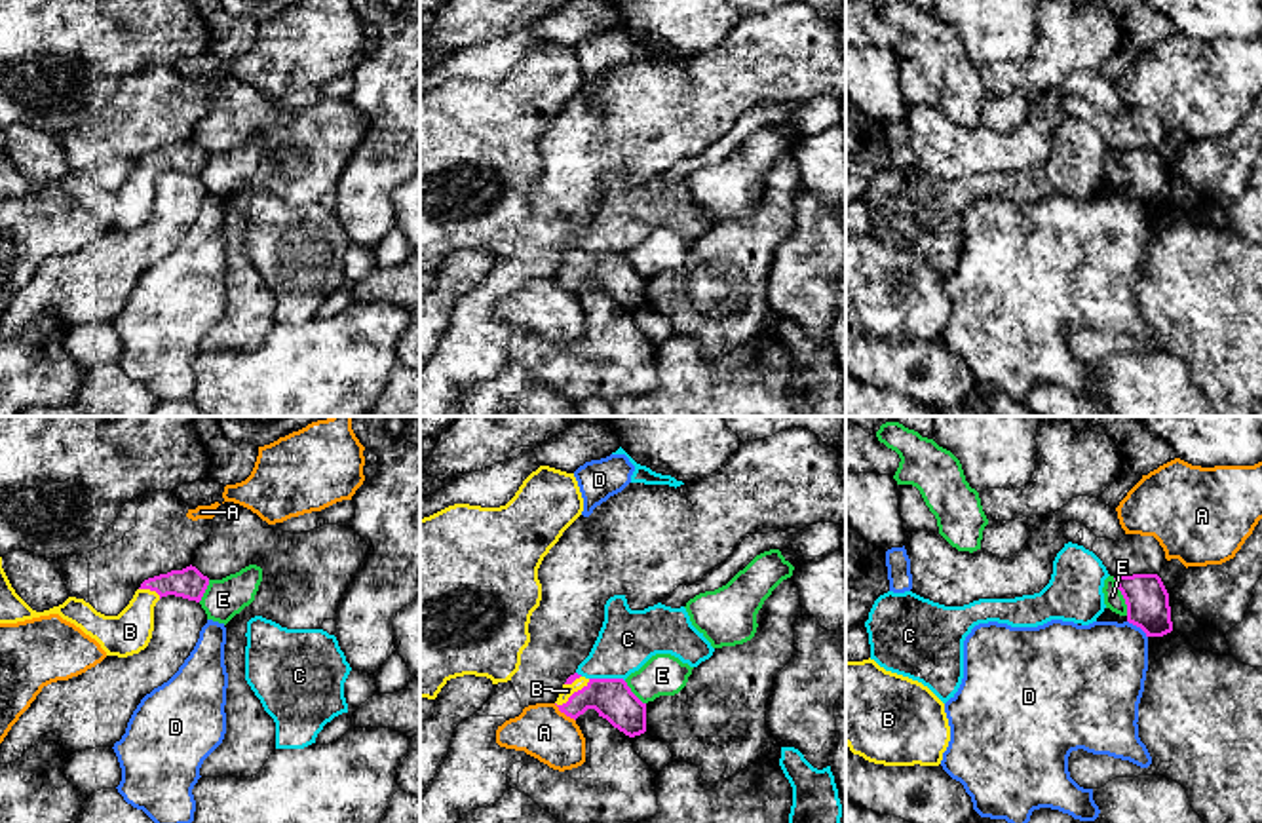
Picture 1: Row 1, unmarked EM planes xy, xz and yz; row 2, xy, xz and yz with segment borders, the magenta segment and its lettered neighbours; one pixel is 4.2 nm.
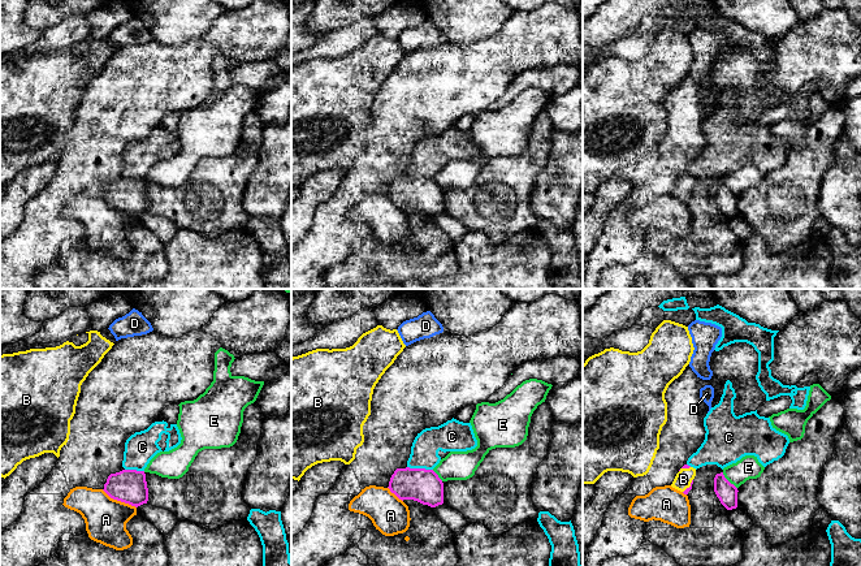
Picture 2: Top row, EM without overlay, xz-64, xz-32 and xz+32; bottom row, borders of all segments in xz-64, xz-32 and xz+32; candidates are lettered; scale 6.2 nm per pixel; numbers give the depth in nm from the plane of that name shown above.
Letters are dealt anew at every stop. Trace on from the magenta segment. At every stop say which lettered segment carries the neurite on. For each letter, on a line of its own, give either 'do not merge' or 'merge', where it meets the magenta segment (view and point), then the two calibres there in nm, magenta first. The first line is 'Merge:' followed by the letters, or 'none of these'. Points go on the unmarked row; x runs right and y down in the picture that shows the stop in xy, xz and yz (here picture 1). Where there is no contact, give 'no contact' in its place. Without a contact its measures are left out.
Merge: B
A: do not merge | xz (565, 287) | 170/220 nm
B: merge | xz (573, 268) | 170/60 nm
C: do not merge | xz (607, 253) | 170/240 nm
D: do not merge | yz (1139, 200) | 180/400 nm
E: do not merge | yz (1124, 172) | 180/80 nm

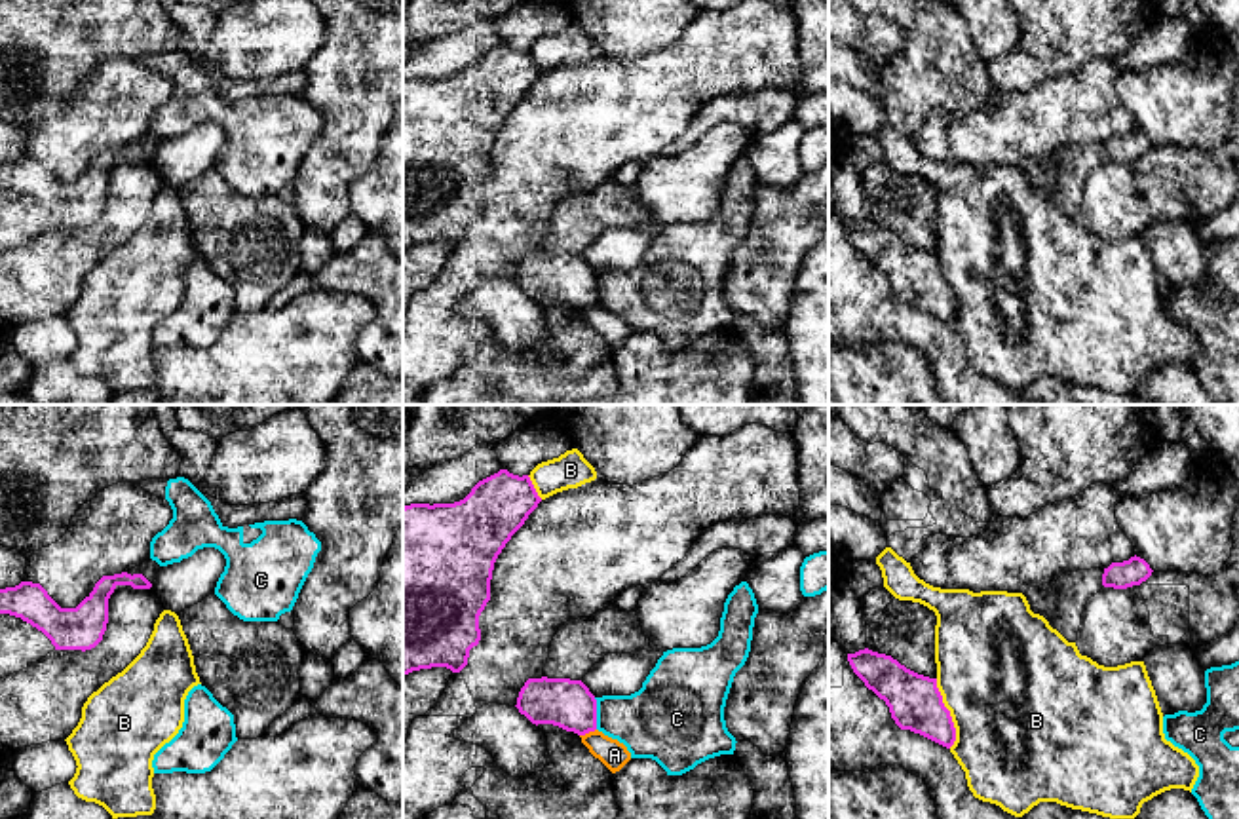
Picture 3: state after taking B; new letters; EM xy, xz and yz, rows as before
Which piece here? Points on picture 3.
Merge: none of these
A: do not merge | xz (588, 306) | 200/120 nm
B: do not merge | yz (949, 287) | 220/500 nm
C: do not merge | xz (595, 287) | 200/300 nm

